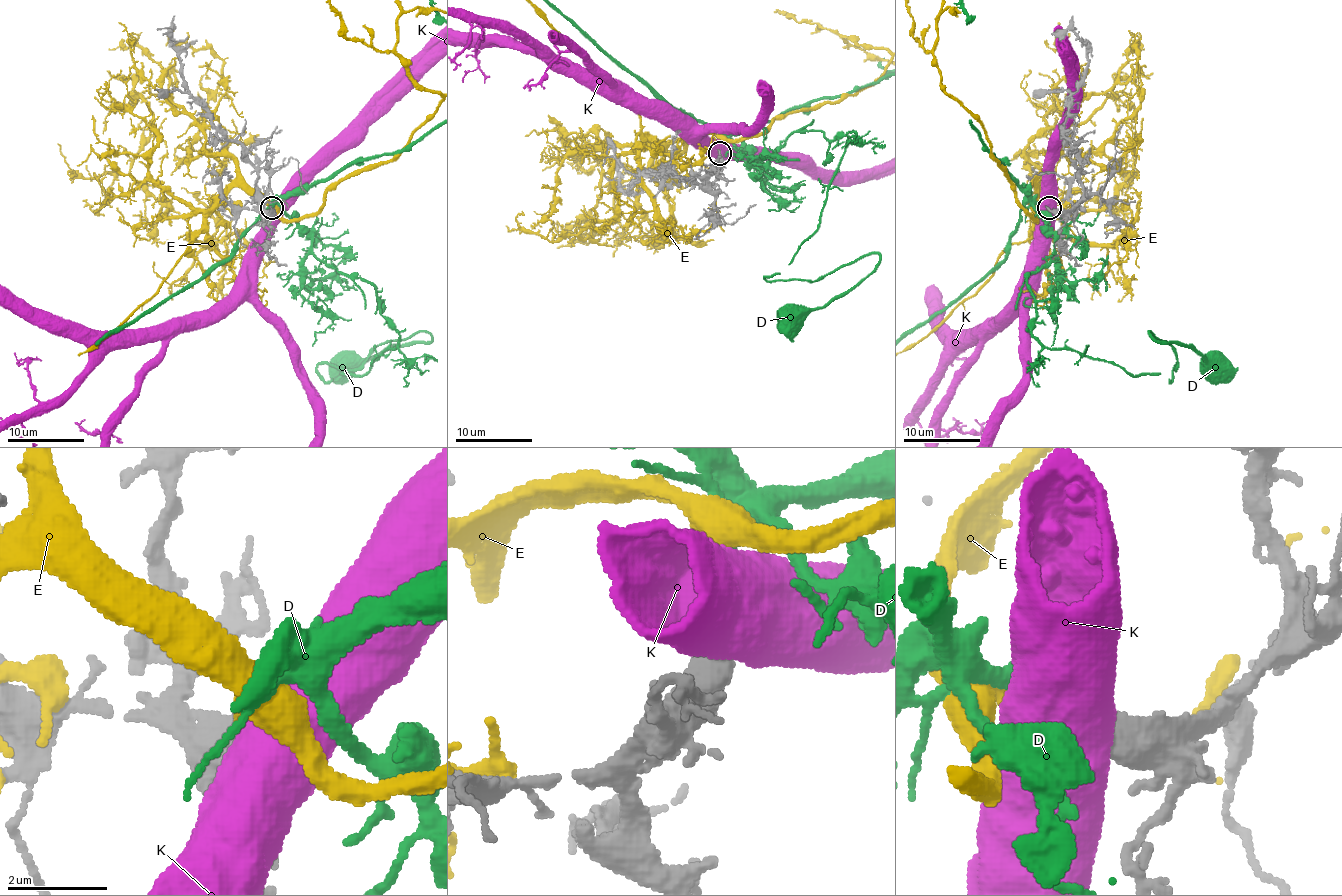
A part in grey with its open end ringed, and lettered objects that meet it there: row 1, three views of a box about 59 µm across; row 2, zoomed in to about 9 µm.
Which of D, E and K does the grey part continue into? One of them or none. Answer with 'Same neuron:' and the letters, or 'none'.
Same neuron: D

